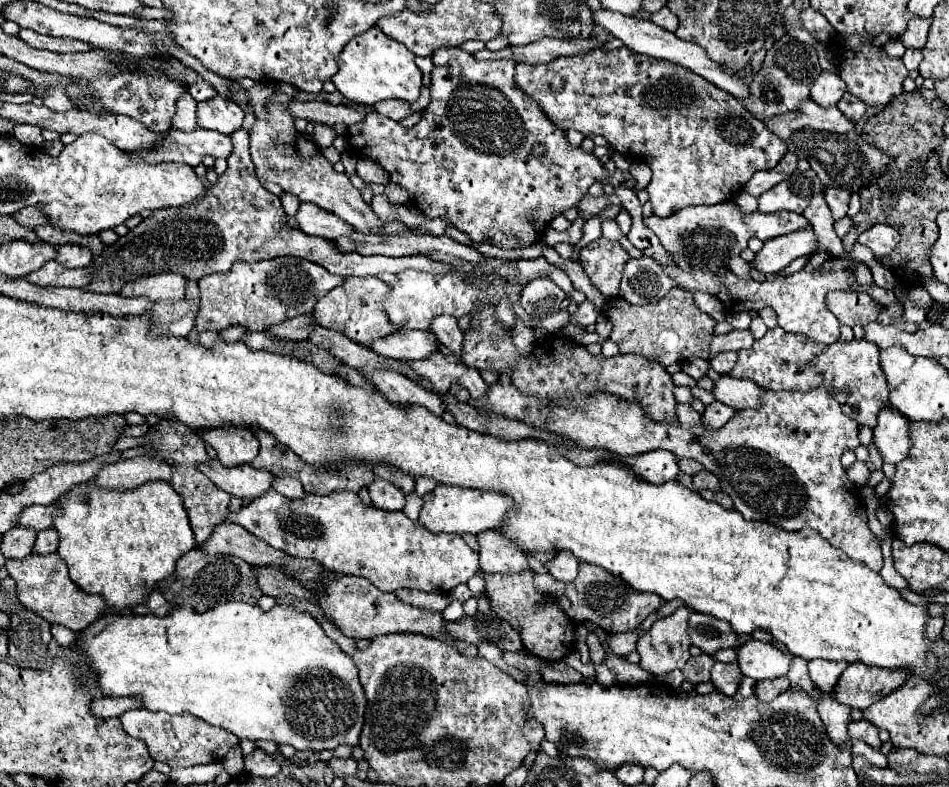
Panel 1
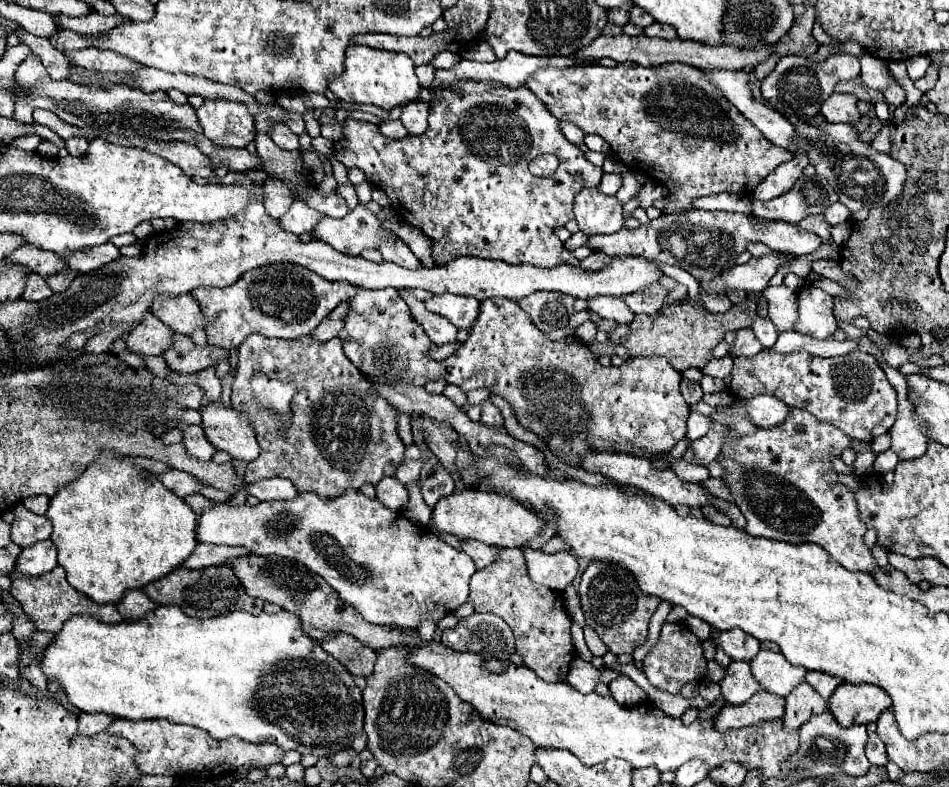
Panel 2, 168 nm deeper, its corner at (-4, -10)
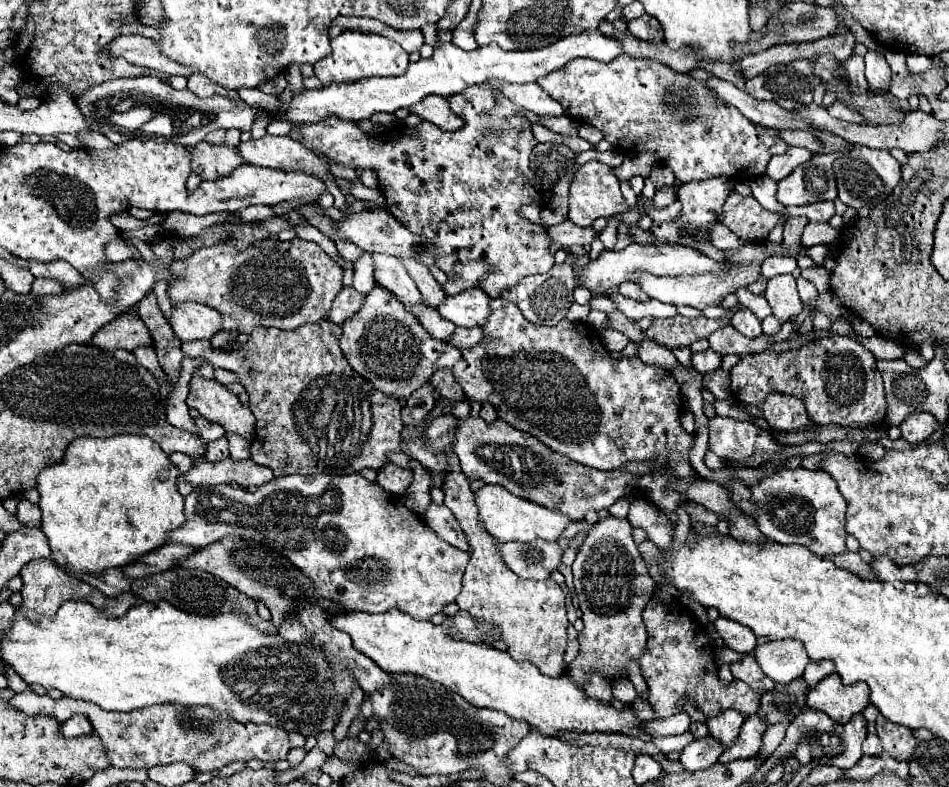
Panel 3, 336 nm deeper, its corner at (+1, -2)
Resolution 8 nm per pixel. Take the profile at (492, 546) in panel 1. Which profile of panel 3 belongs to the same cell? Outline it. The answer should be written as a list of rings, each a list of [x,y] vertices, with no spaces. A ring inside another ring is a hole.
[[[430,504],[424,512],[424,522],[442,538],[446,540],[448,544],[452,544],[454,548],[458,550],[470,550],[468,546],[468,540],[466,540],[466,534],[462,532],[458,520],[450,514],[450,510],[442,504]]]

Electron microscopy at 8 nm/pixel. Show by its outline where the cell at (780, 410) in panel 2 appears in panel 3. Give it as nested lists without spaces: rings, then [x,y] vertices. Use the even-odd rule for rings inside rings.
[[[770,394],[762,404],[762,412],[770,428],[780,432],[796,432],[810,424],[806,406],[802,400],[786,394]]]

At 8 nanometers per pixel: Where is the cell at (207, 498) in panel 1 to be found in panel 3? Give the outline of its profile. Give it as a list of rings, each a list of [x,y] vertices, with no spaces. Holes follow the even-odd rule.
[[[202,416],[196,418],[196,426],[198,426],[198,432],[200,432],[200,436],[202,436],[204,442],[218,440],[218,438],[222,438],[226,434],[226,430],[220,424],[214,424],[214,422],[210,422],[210,420],[202,418]]]

